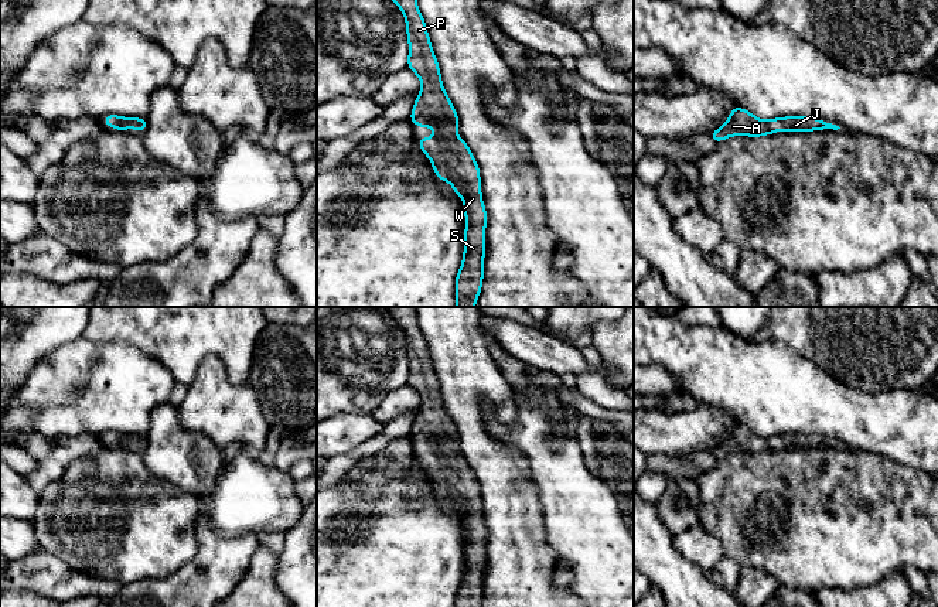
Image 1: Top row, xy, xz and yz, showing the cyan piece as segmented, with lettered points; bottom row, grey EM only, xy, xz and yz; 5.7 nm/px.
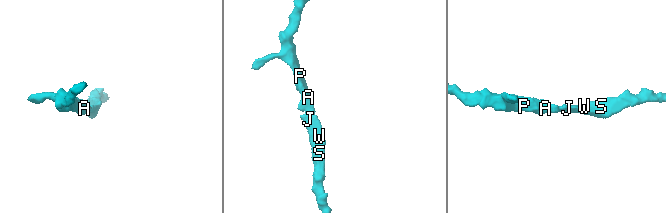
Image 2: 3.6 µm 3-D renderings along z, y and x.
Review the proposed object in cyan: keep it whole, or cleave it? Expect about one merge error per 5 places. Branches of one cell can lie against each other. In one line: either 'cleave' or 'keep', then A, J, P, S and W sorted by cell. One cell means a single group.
keep | A J P S W

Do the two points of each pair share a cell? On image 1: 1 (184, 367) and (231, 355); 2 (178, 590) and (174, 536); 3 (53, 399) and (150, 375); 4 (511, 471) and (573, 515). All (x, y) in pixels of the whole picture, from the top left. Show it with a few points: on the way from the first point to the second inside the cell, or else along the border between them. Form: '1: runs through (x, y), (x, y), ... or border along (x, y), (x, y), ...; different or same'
1: runs through (195, 355), (203, 348), (219, 348); same
2: border along (195, 542), (194, 555), (173, 573), (145, 579); different
3: runs through (77, 381), (126, 379); same
4: border along (527, 460), (545, 524); different

